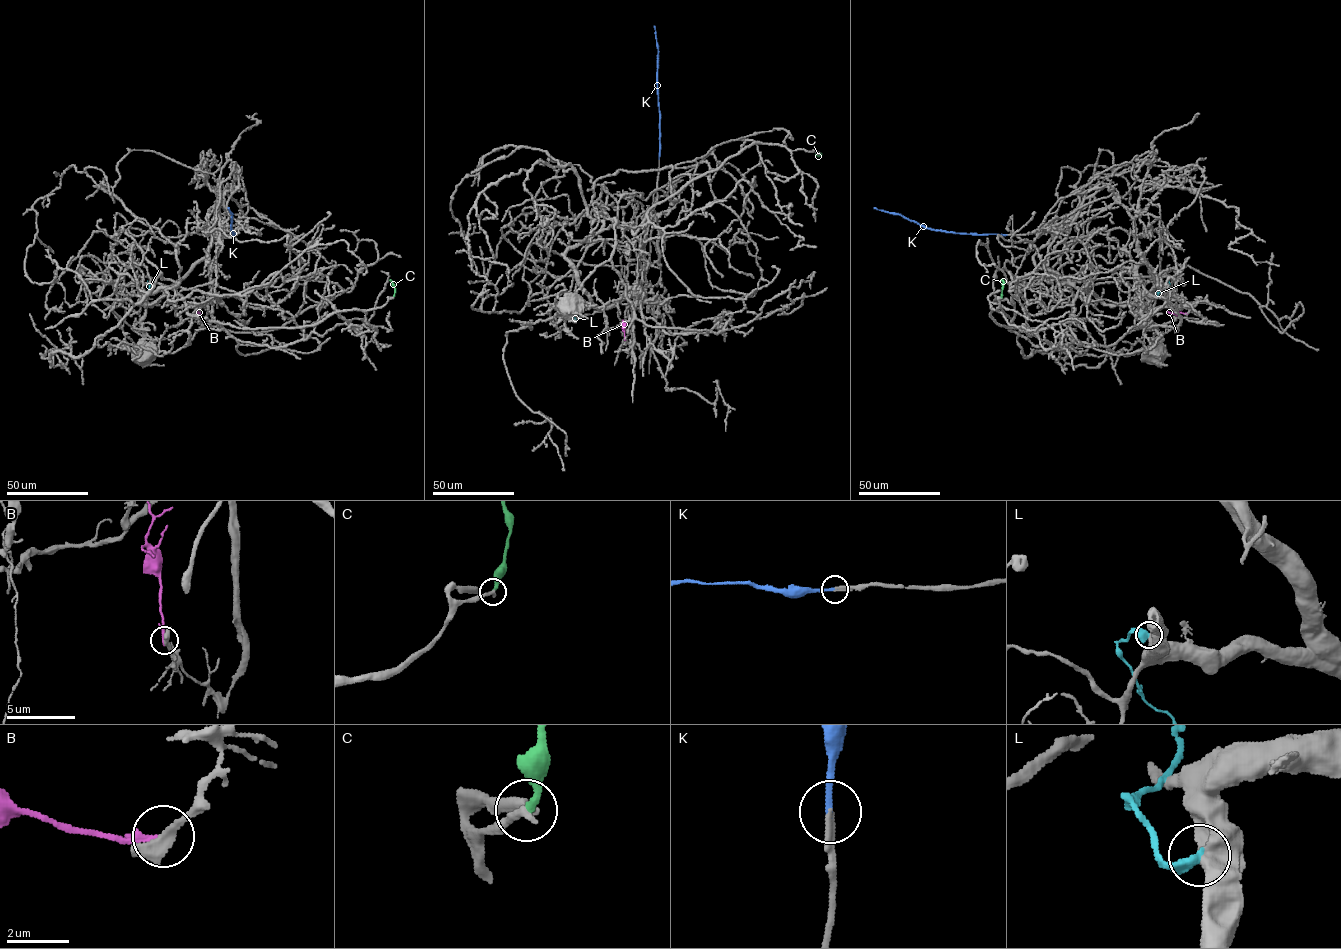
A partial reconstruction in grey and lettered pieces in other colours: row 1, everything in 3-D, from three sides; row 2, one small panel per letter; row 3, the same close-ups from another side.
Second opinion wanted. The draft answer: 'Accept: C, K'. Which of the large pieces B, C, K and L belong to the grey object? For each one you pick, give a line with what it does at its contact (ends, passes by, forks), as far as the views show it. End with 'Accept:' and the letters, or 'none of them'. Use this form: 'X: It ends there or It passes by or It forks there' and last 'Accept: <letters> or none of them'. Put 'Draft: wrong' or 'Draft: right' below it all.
C: It ends there
K: It ends there
Accept: C, K
Draft: right

